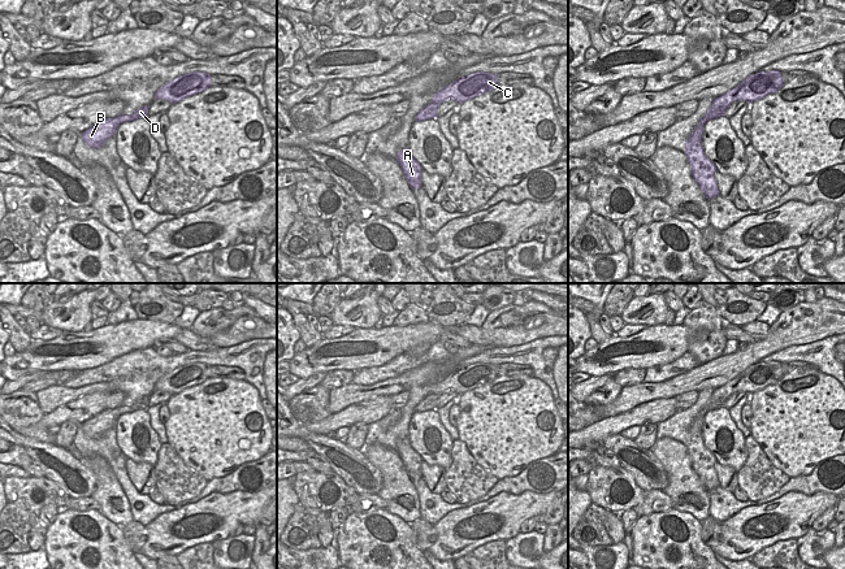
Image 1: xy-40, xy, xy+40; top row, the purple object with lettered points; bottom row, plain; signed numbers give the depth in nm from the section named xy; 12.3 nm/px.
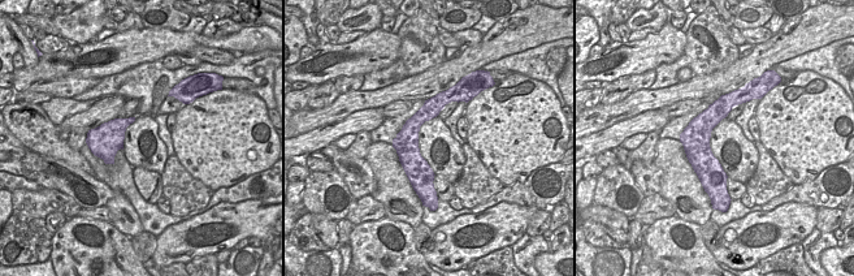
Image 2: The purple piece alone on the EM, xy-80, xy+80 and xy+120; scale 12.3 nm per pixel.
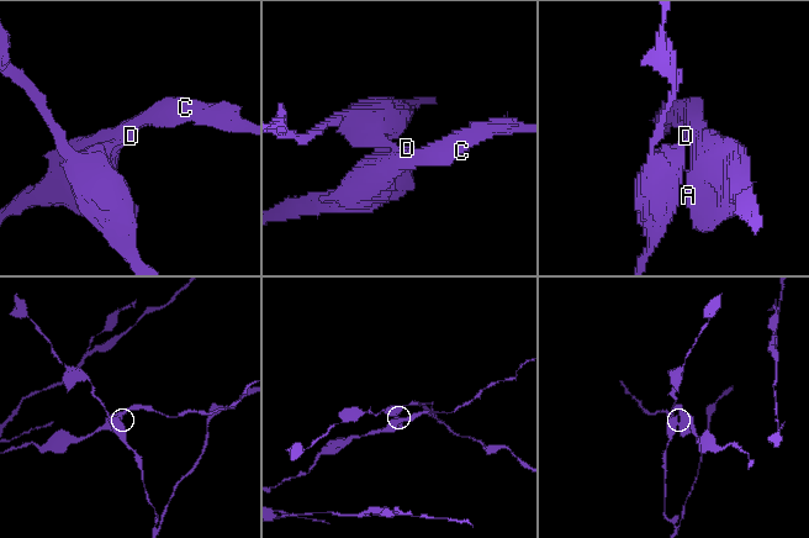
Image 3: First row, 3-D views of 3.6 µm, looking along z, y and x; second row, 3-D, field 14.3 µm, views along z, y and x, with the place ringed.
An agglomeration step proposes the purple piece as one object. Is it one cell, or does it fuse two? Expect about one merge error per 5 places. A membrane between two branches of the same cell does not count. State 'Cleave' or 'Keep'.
Cleave

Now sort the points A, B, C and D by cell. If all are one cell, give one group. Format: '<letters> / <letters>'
A C / B D

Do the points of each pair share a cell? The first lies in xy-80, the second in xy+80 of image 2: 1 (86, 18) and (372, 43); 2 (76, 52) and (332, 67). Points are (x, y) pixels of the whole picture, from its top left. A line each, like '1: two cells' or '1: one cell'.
1: two cells
2: one cell

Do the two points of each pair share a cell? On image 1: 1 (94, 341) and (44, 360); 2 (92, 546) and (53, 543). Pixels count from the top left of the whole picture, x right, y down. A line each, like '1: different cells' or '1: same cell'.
1: same cell
2: same cell

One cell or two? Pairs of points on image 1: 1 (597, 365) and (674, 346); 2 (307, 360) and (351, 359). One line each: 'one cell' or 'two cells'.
1: one cell
2: one cell

